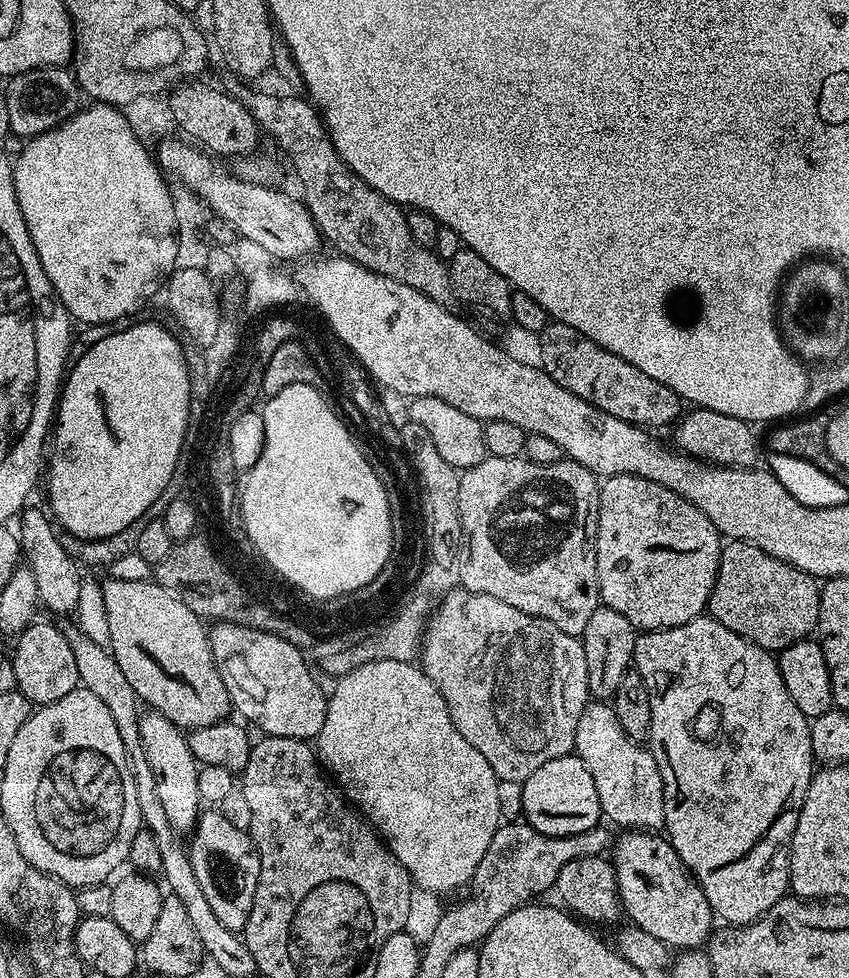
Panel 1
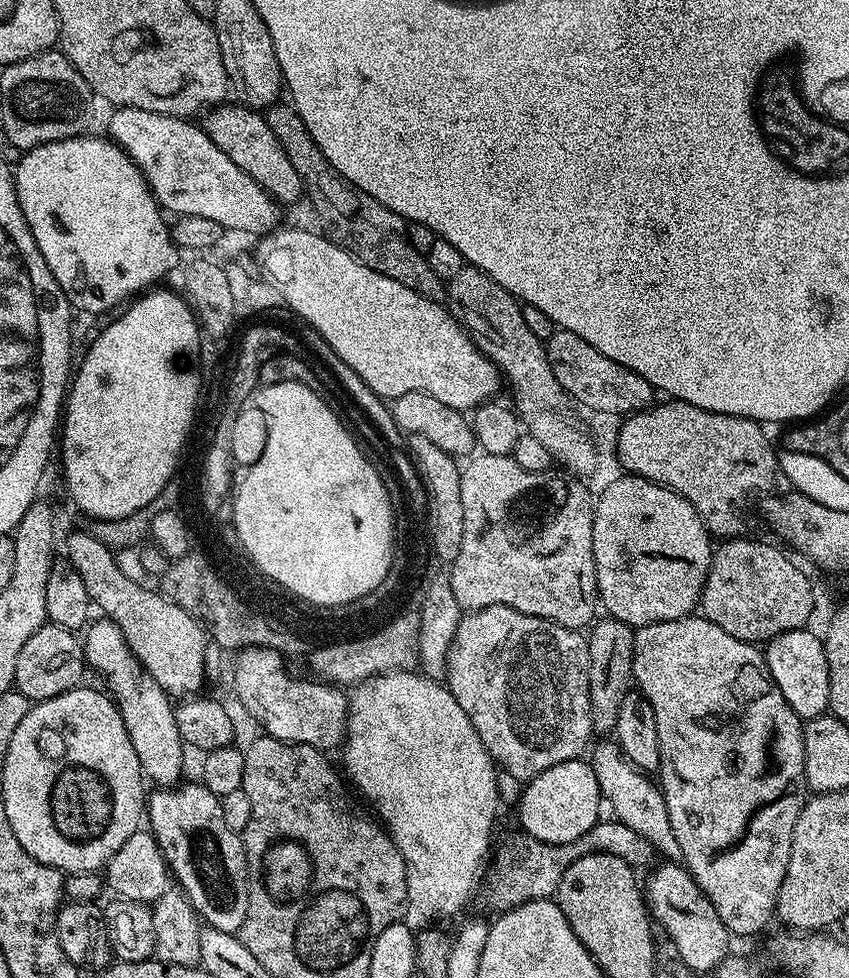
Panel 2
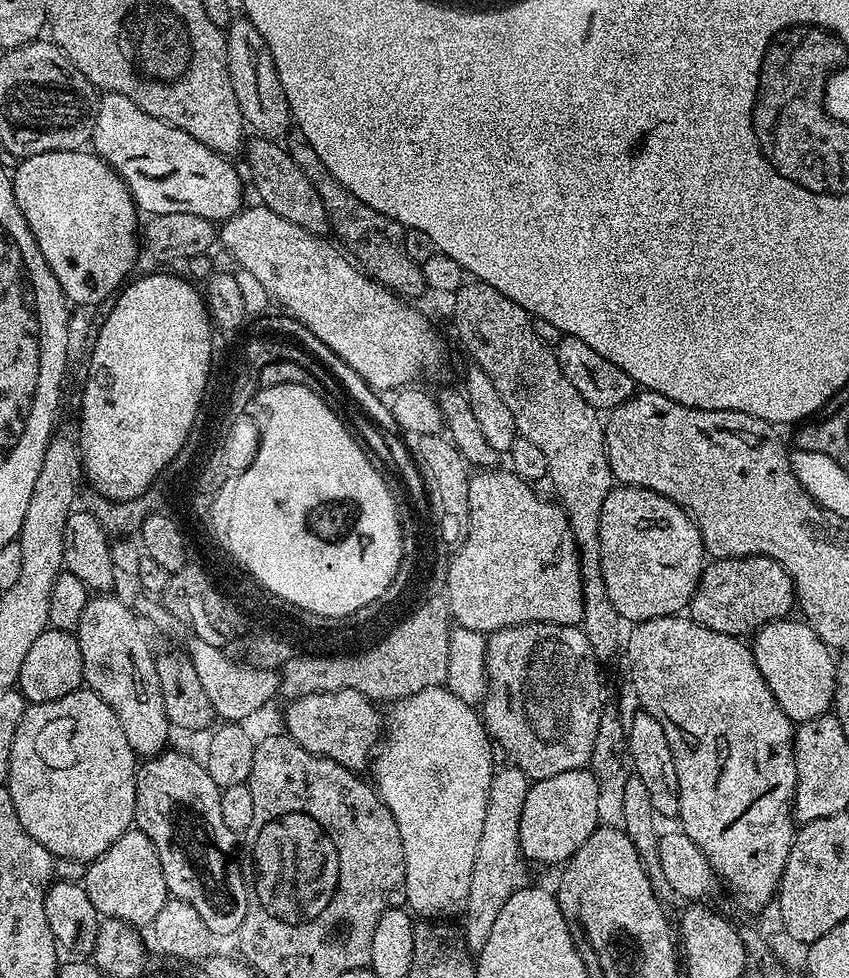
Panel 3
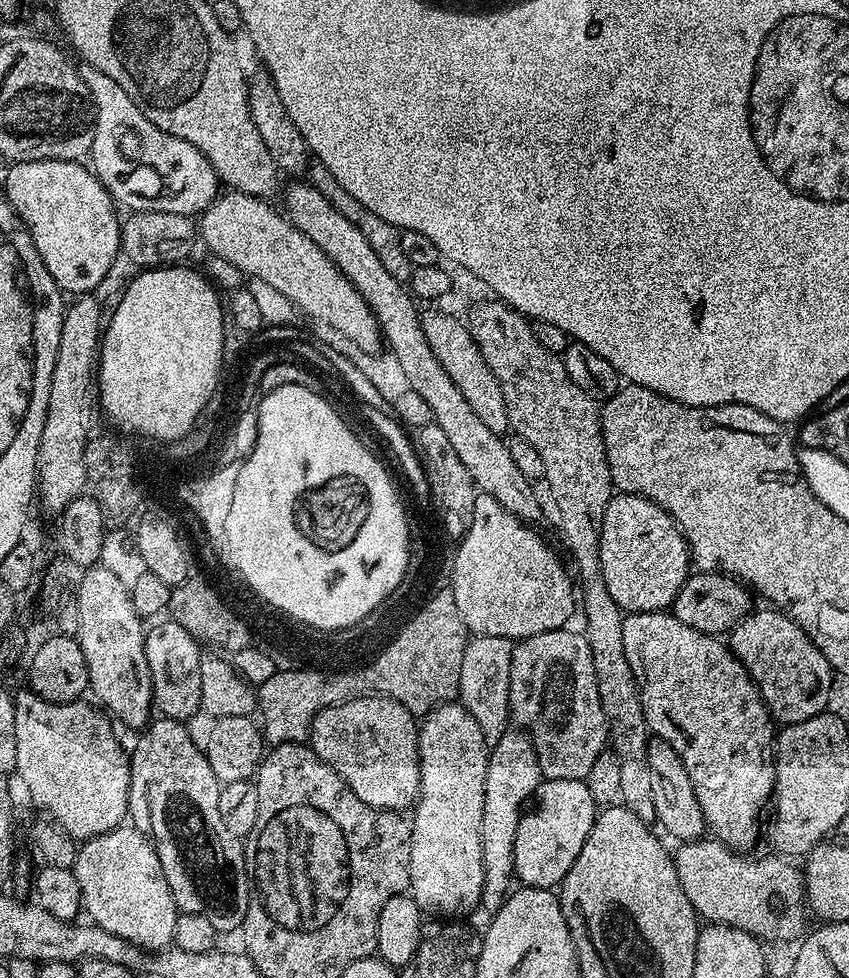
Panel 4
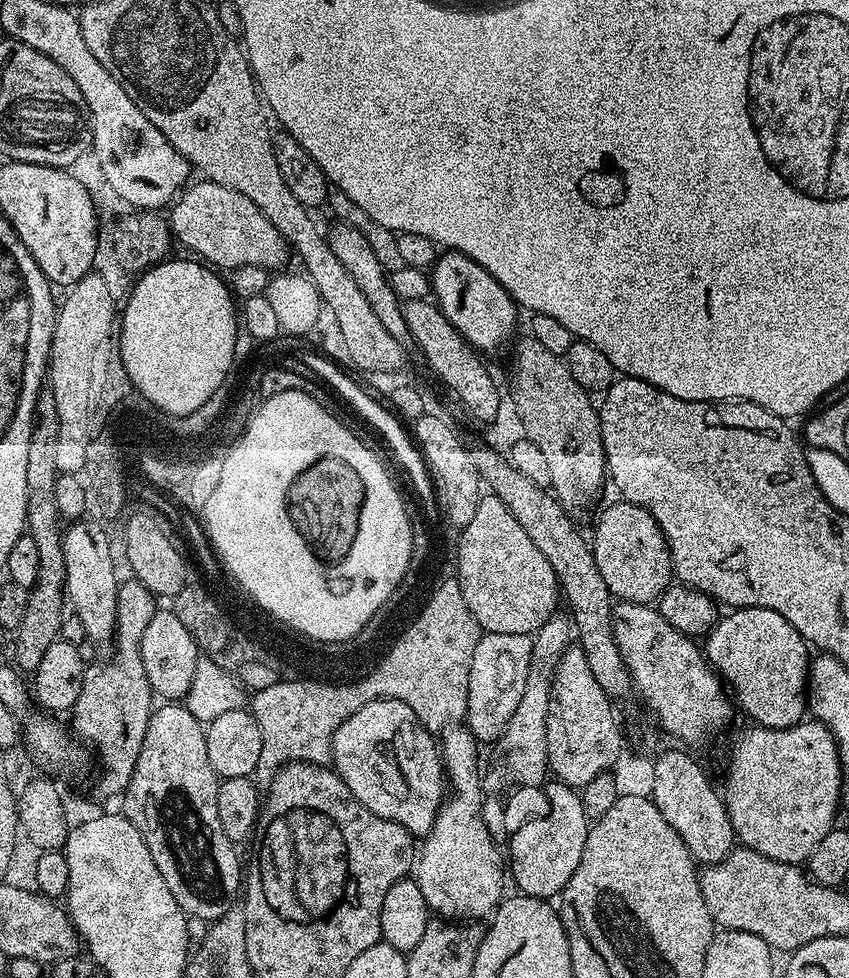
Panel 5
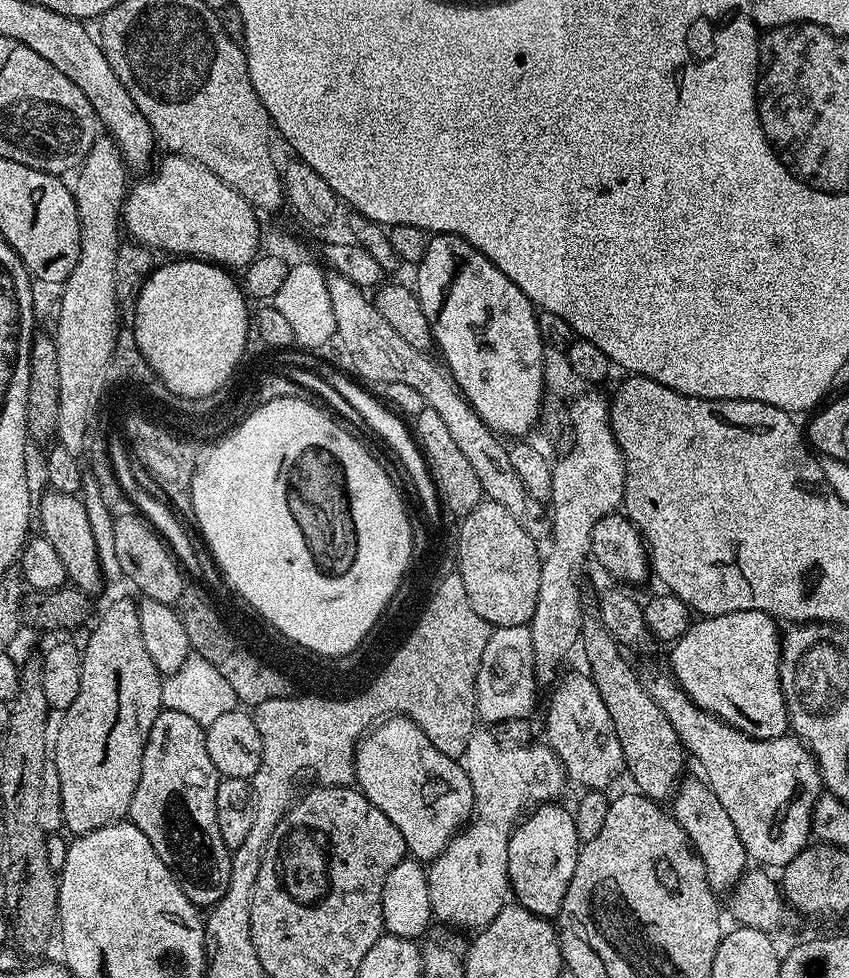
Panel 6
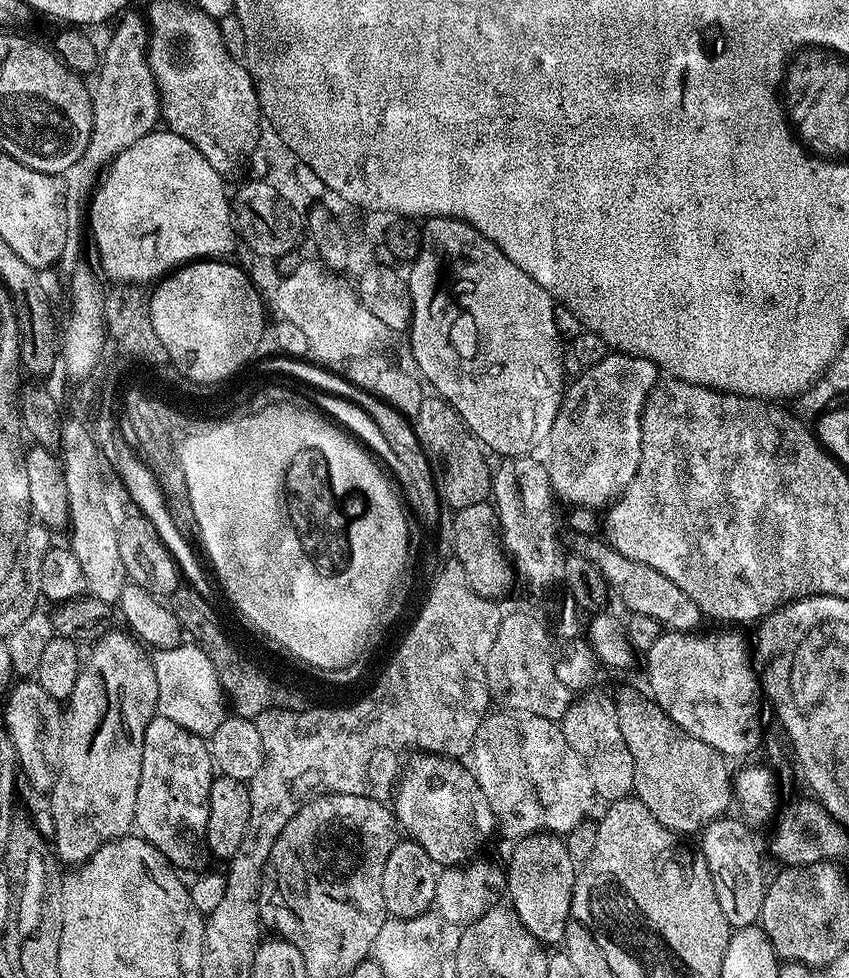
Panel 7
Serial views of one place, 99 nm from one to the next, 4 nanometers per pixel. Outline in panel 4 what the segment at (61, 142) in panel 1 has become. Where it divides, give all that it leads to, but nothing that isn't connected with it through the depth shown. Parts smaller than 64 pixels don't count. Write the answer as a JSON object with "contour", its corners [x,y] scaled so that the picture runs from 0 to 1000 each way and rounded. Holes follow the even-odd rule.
{"contour":[[[37,164],[35,166],[26,166],[25,168],[15,167],[14,172],[5,180],[4,199],[9,201],[9,206],[14,208],[14,214],[24,220],[24,226],[33,232],[35,243],[40,247],[40,252],[45,256],[45,260],[49,264],[49,268],[54,272],[54,276],[59,276],[59,284],[64,284],[64,288],[71,293],[72,300],[90,299],[85,301],[108,301],[112,294],[121,288],[127,282],[127,277],[132,274],[132,269],[143,261],[141,253],[141,233],[143,222],[137,222],[139,216],[138,210],[134,208],[131,198],[124,194],[121,186],[114,182],[107,171],[100,170],[98,167],[87,164]]]}

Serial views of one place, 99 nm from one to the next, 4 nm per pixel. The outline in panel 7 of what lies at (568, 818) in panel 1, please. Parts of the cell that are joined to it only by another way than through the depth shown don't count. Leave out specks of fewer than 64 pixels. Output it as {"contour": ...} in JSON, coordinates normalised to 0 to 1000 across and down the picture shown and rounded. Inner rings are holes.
{"contour":[[[645,850],[614,855],[603,865],[603,876],[596,882],[596,916],[603,919],[601,927],[610,935],[615,947],[637,965],[658,966],[669,946],[680,884],[674,881],[665,860]]]}

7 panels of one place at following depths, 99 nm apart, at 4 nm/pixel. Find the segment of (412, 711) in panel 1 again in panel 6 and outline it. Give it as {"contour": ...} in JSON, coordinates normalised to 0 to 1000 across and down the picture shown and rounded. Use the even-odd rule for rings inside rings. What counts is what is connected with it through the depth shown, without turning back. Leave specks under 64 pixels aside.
{"contour":[[[556,840],[534,855],[528,867],[503,884],[506,926],[519,946],[538,951],[571,949],[601,916],[598,889],[594,887],[594,863],[584,849],[569,851]]]}

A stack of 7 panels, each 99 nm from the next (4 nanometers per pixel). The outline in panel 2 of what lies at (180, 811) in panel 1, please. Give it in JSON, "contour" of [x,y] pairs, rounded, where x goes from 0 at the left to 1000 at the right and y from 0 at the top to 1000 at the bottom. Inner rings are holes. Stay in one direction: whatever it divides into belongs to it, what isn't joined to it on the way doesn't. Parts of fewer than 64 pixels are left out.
{"contour":[[[126,632],[117,633],[110,633],[102,639],[97,650],[102,682],[107,686],[110,683],[127,698],[125,707],[132,713],[137,723],[141,725],[144,738],[148,742],[148,751],[153,751],[153,763],[158,763],[158,771],[163,771],[165,788],[170,790],[178,801],[180,798],[180,803],[206,804],[213,801],[216,794],[212,792],[217,789],[219,762],[217,756],[210,751],[210,738],[207,737],[207,726],[204,717],[191,706],[191,701],[186,701],[186,697],[181,697],[181,693],[177,693],[177,689],[167,681],[167,677],[163,677],[163,673],[153,665],[144,644],[139,644],[137,637]]]}

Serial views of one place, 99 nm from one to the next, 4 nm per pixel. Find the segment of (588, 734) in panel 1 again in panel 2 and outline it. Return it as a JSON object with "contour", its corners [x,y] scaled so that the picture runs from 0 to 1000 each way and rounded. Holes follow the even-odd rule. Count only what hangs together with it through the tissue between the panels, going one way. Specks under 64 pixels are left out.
{"contour":[[[721,759],[704,764],[700,773],[696,773],[695,780],[701,794],[704,796],[708,815],[715,823],[717,820],[722,835],[747,849],[757,860],[766,860],[777,869],[781,878],[789,881],[802,880],[802,866],[794,857],[793,847],[788,840],[788,829],[776,803],[762,790],[741,781],[729,762]]]}

